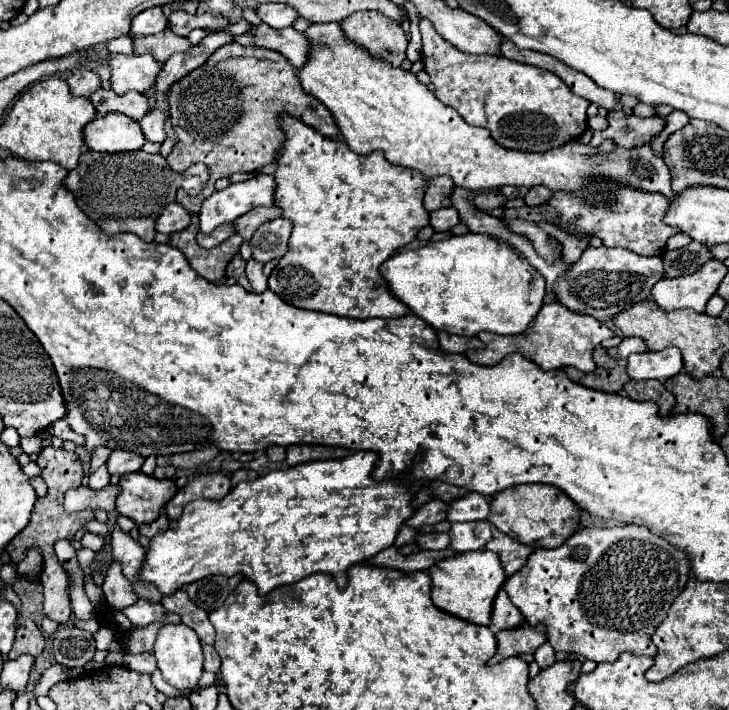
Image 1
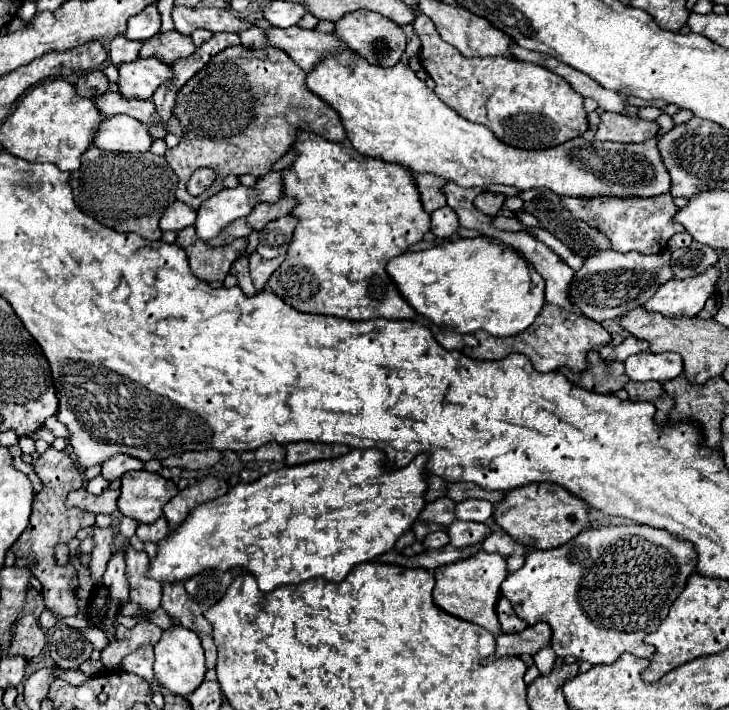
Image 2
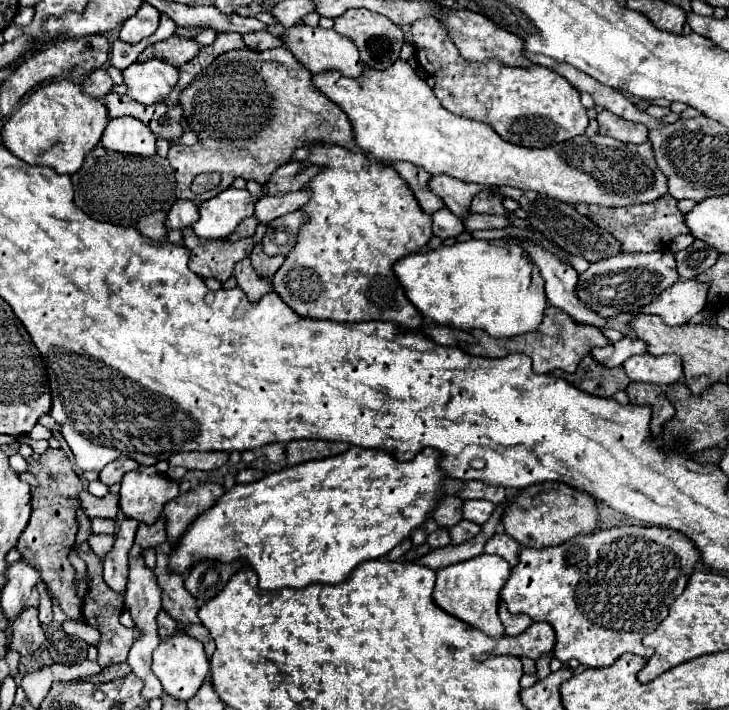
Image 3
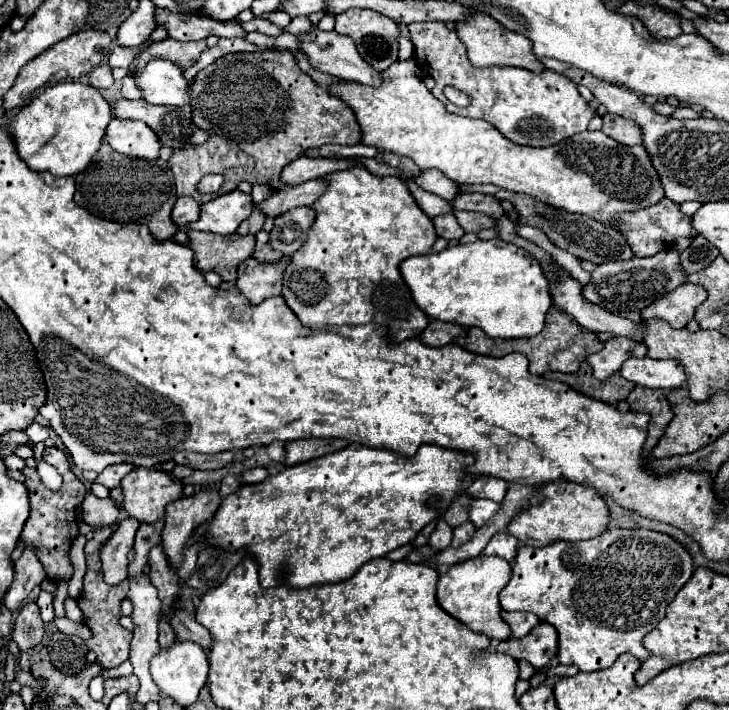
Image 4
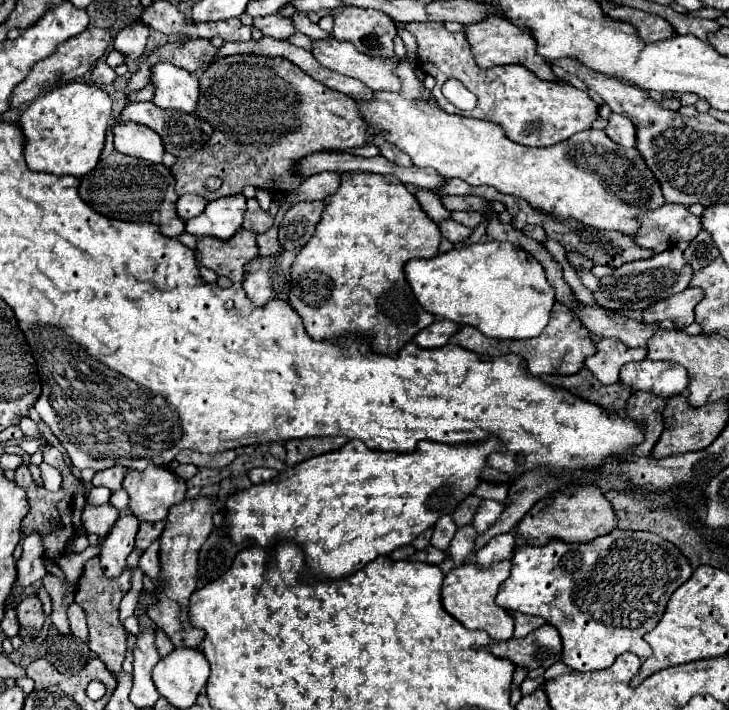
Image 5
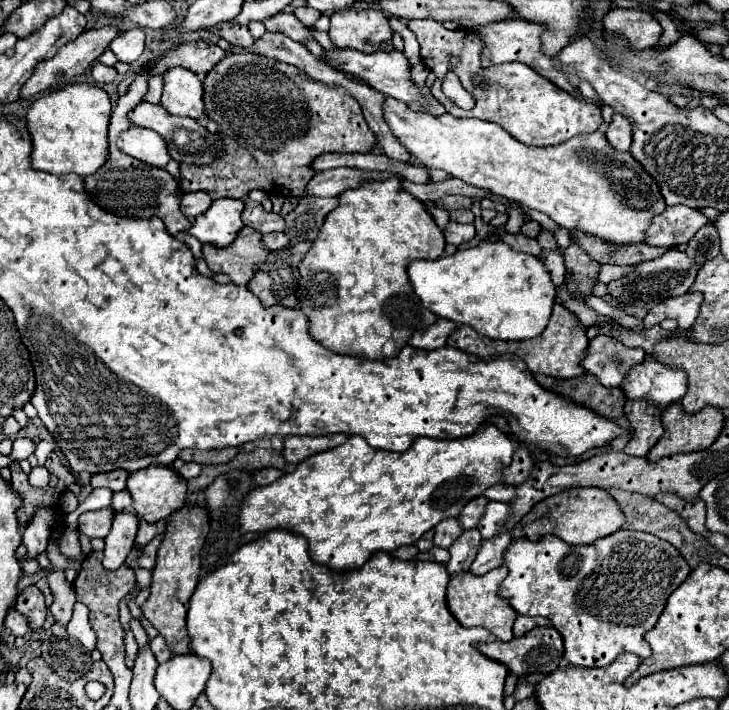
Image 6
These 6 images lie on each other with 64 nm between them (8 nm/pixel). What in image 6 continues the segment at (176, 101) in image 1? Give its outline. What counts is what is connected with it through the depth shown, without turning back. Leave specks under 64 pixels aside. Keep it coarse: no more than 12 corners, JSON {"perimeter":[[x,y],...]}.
{"perimeter":[[266,56],[204,78],[224,136],[182,192],[300,198],[312,160],[376,144],[360,104]]}

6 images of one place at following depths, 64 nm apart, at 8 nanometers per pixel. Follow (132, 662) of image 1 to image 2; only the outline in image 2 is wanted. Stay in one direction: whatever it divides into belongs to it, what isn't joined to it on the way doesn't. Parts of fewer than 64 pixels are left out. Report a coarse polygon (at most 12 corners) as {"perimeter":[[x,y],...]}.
{"perimeter":[[152,646],[138,648],[122,660],[130,670],[152,684],[152,692],[162,688],[154,682]]}

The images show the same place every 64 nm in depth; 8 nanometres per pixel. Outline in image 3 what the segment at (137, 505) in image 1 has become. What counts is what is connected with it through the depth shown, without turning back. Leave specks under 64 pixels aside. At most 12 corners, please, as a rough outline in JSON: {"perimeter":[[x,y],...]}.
{"perimeter":[[132,470],[122,478],[120,510],[154,524],[178,482]]}

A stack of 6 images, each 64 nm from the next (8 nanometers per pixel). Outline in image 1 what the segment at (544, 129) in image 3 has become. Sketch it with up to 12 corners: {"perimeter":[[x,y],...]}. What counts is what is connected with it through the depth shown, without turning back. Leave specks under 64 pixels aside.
{"perimeter":[[420,20],[438,100],[508,150],[580,138],[556,74],[460,52]]}

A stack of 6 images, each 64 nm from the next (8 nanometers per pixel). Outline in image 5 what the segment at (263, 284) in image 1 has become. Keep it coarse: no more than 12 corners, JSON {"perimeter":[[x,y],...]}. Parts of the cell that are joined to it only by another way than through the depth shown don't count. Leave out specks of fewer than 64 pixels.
{"perimeter":[[274,226],[258,234],[260,256],[276,256],[284,252],[278,244]]}

